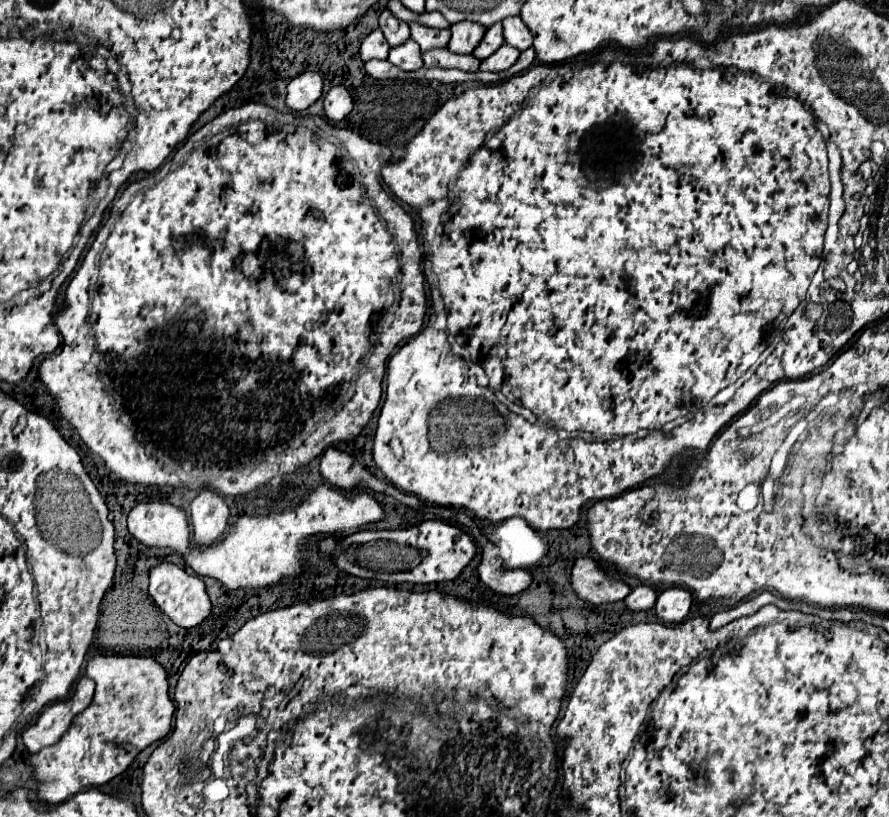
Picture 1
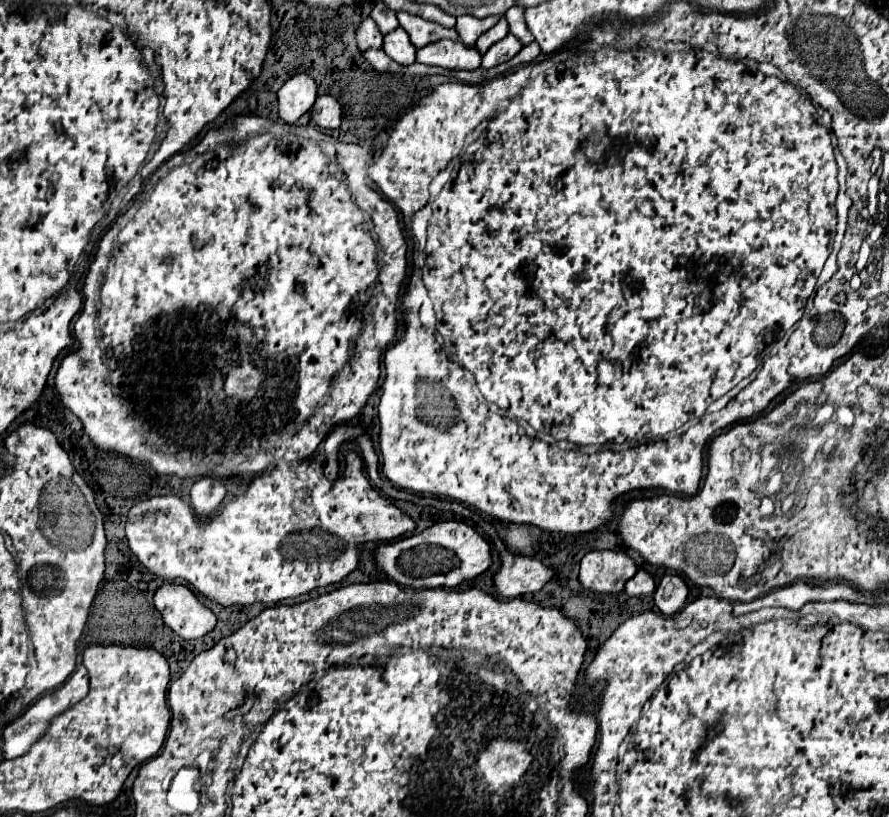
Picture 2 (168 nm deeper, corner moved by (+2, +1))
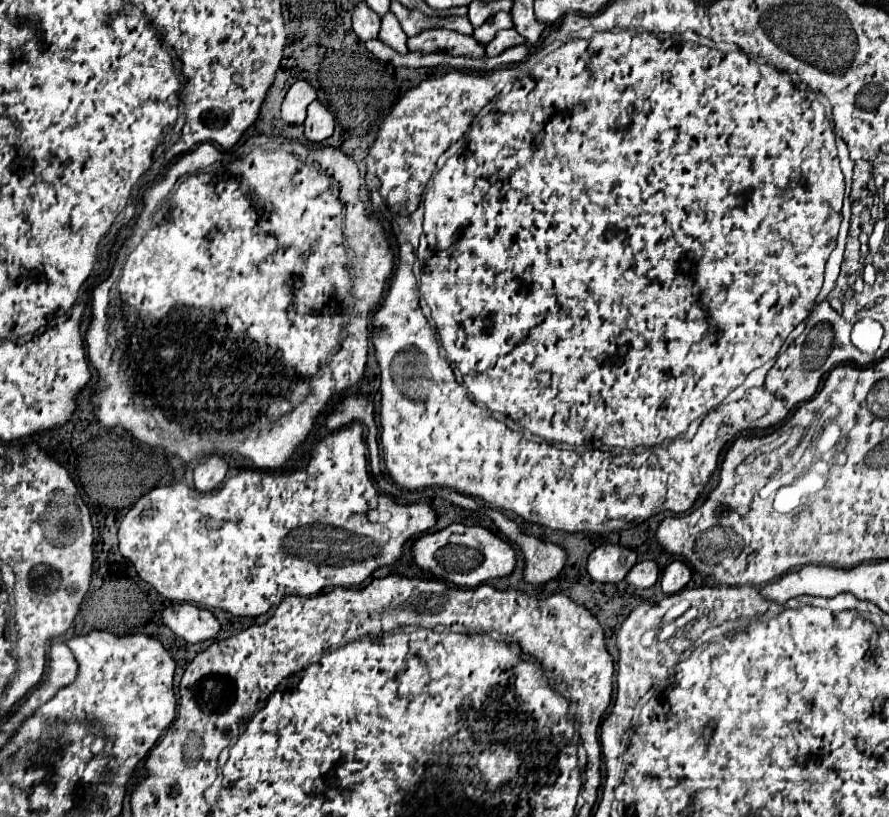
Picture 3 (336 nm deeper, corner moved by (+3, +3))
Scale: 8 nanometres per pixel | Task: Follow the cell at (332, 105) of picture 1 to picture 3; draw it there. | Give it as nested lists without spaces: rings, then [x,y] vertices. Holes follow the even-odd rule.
[[[315,99],[307,107],[307,119],[305,119],[303,125],[305,125],[305,137],[319,143],[319,141],[323,141],[323,139],[327,139],[327,137],[333,135],[335,119],[329,113],[329,109],[321,101]]]

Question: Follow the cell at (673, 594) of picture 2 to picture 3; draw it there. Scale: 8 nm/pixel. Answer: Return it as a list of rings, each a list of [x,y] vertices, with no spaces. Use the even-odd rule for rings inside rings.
[[[673,561],[667,565],[667,569],[663,571],[663,579],[661,579],[661,589],[665,595],[675,595],[681,589],[685,589],[685,585],[691,579],[691,571],[683,561]]]

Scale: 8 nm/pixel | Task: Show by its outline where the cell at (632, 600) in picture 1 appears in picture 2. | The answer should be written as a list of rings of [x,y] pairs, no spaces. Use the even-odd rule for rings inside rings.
[[[640,569],[628,583],[626,583],[626,593],[630,597],[642,597],[642,595],[650,595],[656,589],[654,577],[650,573],[646,573],[644,569]]]

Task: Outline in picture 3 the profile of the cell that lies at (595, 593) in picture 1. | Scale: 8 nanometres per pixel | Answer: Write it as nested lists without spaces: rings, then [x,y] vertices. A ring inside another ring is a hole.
[[[601,545],[587,559],[587,573],[597,583],[619,583],[637,563],[633,549],[621,545]]]

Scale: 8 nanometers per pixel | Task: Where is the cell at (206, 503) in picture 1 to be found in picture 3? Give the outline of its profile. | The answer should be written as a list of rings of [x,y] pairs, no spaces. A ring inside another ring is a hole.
[[[211,455],[201,459],[199,465],[195,467],[195,489],[199,493],[215,491],[223,483],[227,471],[229,471],[229,463],[225,457]]]

